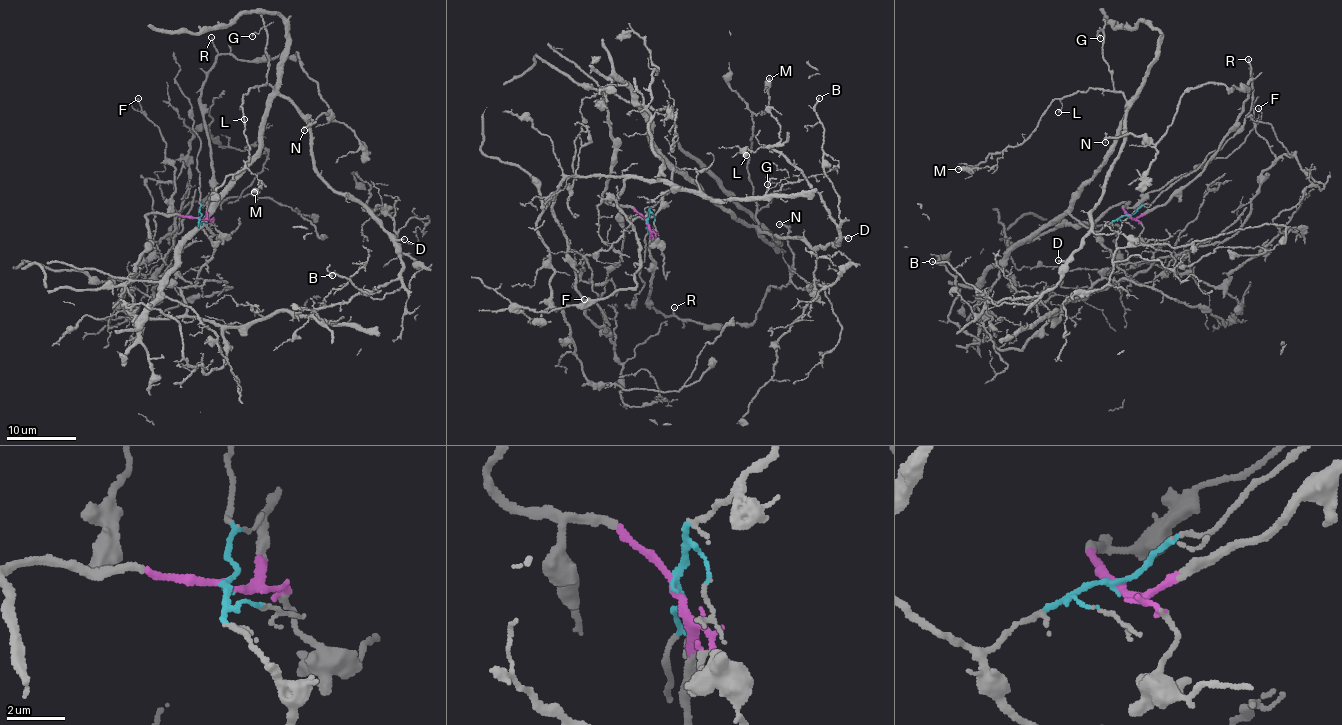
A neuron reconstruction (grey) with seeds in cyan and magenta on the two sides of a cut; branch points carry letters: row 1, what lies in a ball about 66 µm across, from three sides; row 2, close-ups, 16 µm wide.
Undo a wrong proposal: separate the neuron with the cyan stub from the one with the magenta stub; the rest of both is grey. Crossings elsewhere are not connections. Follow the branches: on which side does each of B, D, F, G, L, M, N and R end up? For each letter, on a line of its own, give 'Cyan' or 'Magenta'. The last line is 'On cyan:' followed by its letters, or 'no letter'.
B: Cyan
D: Cyan
F: Magenta
G: Cyan
L: Cyan
M: Cyan
N: Magenta
R: Magenta
On cyan: B, D, G, L, M

